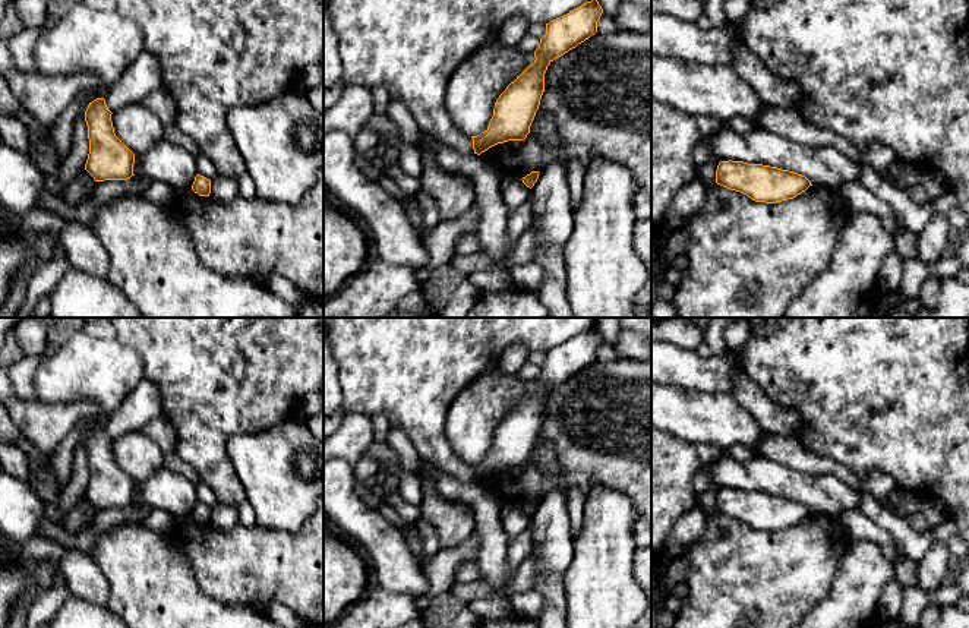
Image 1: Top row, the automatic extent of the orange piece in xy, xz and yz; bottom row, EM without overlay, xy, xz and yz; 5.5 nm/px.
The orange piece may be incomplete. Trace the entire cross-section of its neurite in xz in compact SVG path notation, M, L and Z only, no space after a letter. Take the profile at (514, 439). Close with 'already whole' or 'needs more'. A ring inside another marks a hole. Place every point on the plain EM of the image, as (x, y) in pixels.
M594 324L591 329L546 351L546 362L534 379L534 391L499 423L487 457L471 464L474 482L480 483L498 471L527 466L545 420L547 394L594 363L602 341Z | already whole

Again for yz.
M732 487L719 490L716 511L766 531L793 527L812 514L805 504L789 498Z | already whole

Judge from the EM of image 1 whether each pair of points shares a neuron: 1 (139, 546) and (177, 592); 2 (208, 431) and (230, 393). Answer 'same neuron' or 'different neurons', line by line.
1: same neuron
2: same neuron

